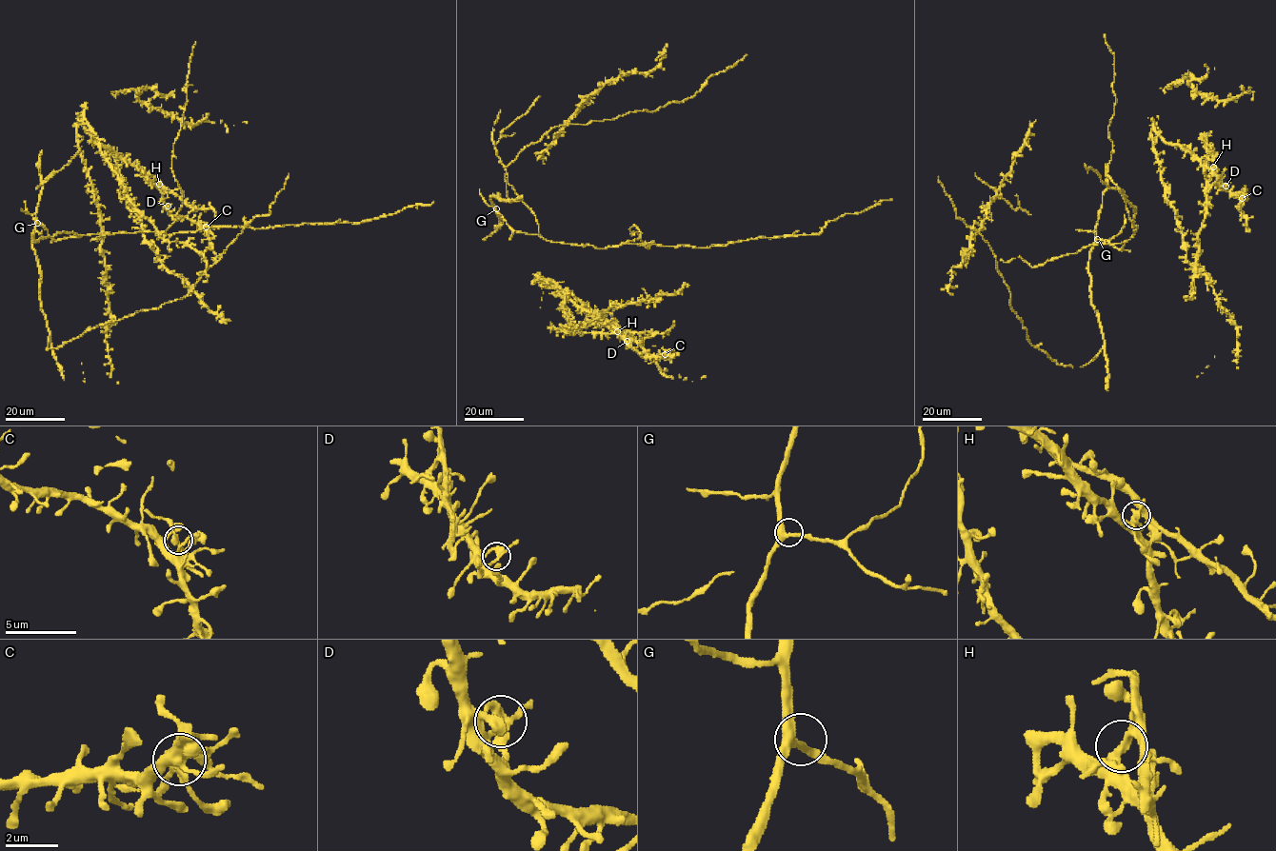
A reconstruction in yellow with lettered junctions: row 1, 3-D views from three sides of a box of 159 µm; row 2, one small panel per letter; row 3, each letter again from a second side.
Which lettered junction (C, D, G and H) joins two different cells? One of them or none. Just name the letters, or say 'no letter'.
no letter

